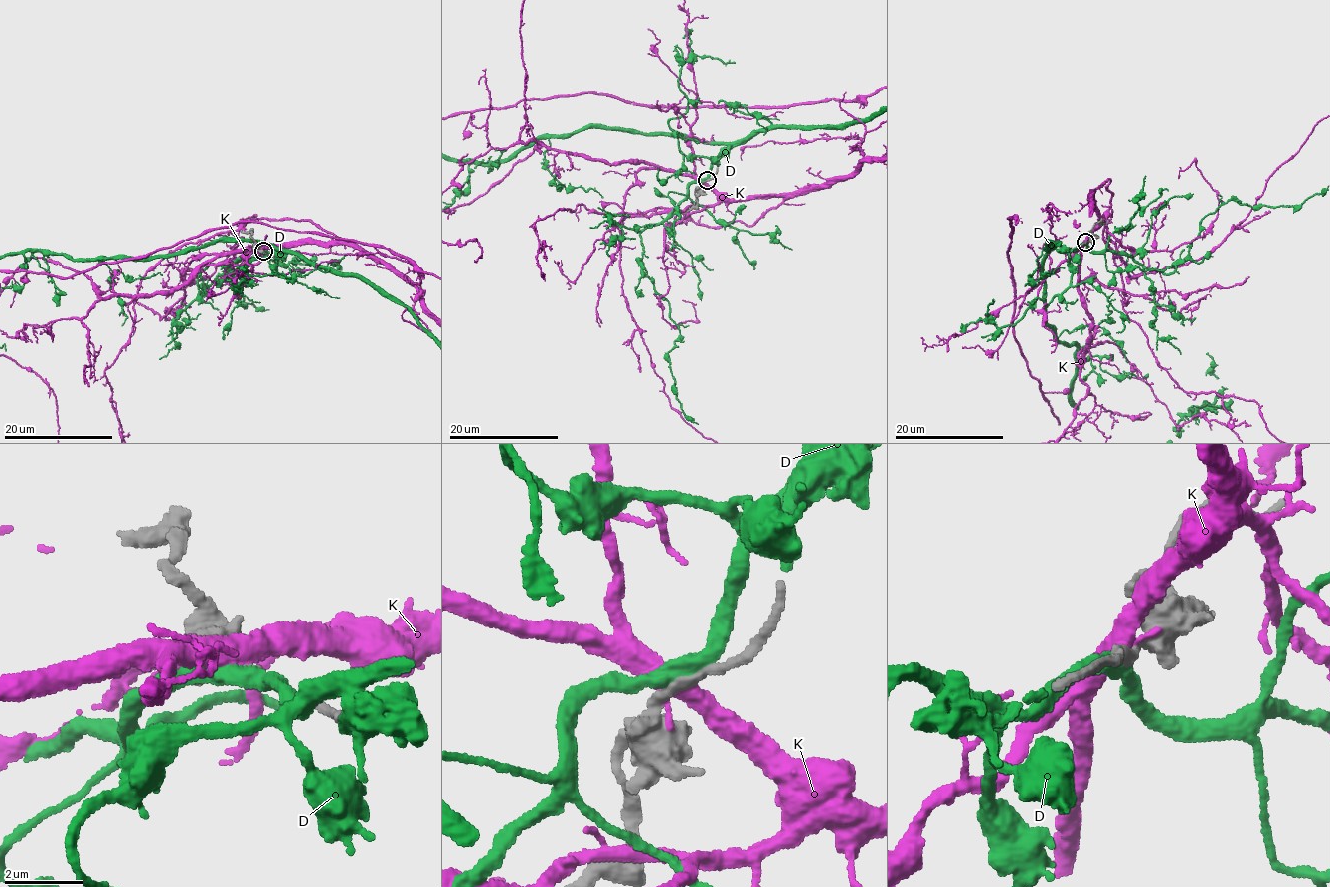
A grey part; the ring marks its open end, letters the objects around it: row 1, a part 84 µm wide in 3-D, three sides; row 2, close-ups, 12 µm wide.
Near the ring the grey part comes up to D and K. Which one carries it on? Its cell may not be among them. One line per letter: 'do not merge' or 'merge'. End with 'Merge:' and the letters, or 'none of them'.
D: merge
K: do not merge
Merge: D

